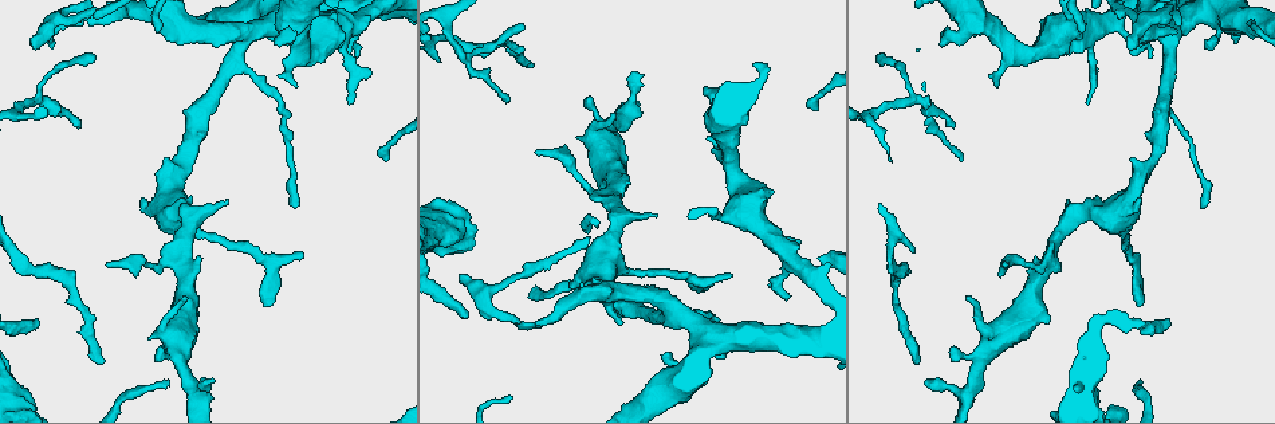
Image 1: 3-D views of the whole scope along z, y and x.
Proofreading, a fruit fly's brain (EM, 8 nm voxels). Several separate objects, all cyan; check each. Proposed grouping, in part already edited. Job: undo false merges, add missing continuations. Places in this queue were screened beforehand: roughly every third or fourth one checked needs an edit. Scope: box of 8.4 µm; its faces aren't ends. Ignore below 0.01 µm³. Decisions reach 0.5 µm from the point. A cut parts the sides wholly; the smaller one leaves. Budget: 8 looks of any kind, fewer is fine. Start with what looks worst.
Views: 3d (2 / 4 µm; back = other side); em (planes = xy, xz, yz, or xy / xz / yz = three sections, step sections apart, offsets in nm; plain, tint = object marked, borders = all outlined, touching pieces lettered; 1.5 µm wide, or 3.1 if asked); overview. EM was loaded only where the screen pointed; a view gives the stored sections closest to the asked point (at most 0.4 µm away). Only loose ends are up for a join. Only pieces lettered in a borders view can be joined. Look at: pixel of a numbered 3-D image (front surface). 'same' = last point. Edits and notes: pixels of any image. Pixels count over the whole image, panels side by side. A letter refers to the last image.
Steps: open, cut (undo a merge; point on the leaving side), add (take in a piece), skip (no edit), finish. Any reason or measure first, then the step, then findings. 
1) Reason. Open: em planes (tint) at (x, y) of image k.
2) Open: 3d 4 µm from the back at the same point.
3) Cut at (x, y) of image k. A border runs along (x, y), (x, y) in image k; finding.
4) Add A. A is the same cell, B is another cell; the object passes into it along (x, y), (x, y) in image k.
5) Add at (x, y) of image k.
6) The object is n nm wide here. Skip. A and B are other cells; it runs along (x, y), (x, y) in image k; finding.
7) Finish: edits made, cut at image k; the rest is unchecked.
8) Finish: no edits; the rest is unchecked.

Open: 3d 2 µm at (1176, 31) of image 1.

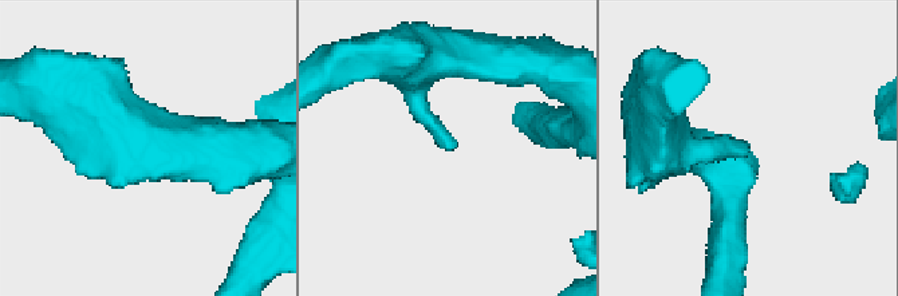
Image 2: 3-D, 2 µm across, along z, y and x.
Open: em planes (borders) at (741, 143) of image 2.

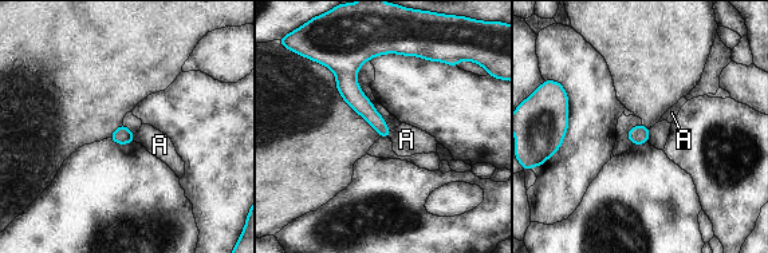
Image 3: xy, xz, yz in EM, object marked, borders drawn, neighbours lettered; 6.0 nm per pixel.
Skip. A is another cell; a border runs along (133, 134), (134, 141) in image 3; no lettered piece goes on from it.

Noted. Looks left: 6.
Branch stops here. Open: em planes (plain) at (632, 72) of image 1.

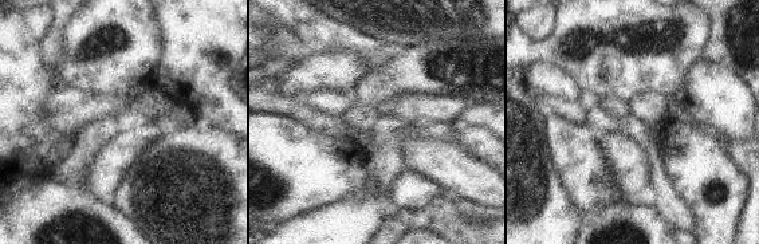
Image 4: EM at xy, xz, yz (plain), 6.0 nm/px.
What lies round it. Open: em planes (borders) at the same point.

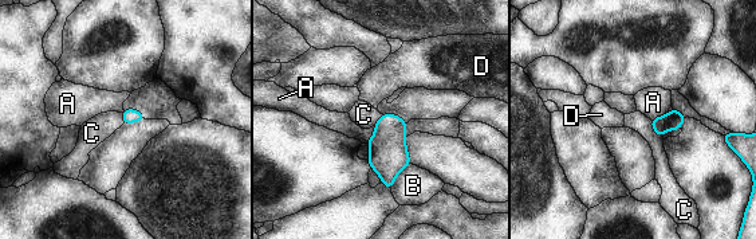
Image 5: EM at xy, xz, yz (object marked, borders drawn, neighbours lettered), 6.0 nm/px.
Skip. A, B, C and D are other cells; a border runs along (649, 120), (653, 129), (662, 138) in image 5; none of them fits.

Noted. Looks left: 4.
An open end. Open: 3d 2 µm at (101, 363) of image 1.

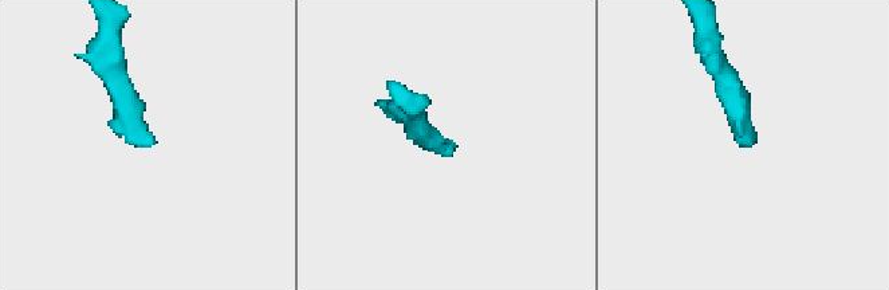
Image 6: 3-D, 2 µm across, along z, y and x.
Need the tissue. Open: em planes (borders) at (144, 142) of image 6.

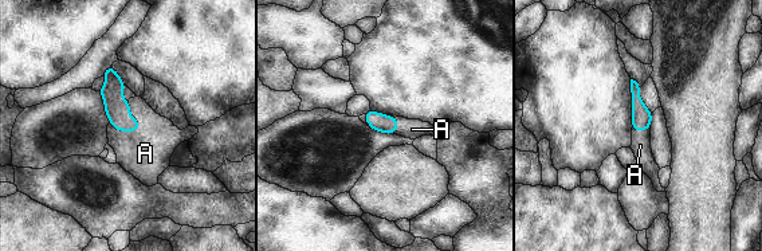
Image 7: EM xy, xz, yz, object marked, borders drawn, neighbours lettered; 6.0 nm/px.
Add A. A is the same cell; the object passes into it along (118, 110), (140, 124), (145, 153) in image 7; the neuron continues.

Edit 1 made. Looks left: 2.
Finish: edits made, add at image 7; the rest is unchecked.

